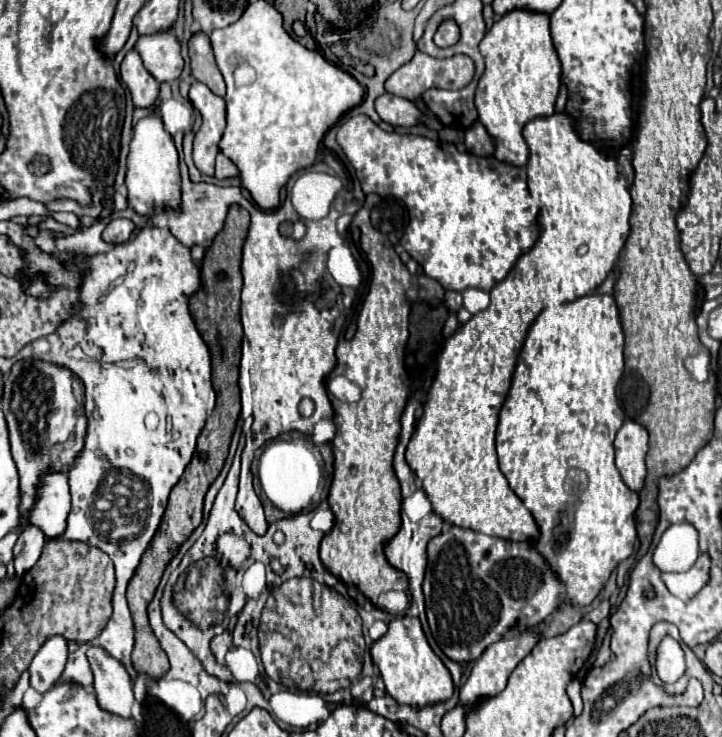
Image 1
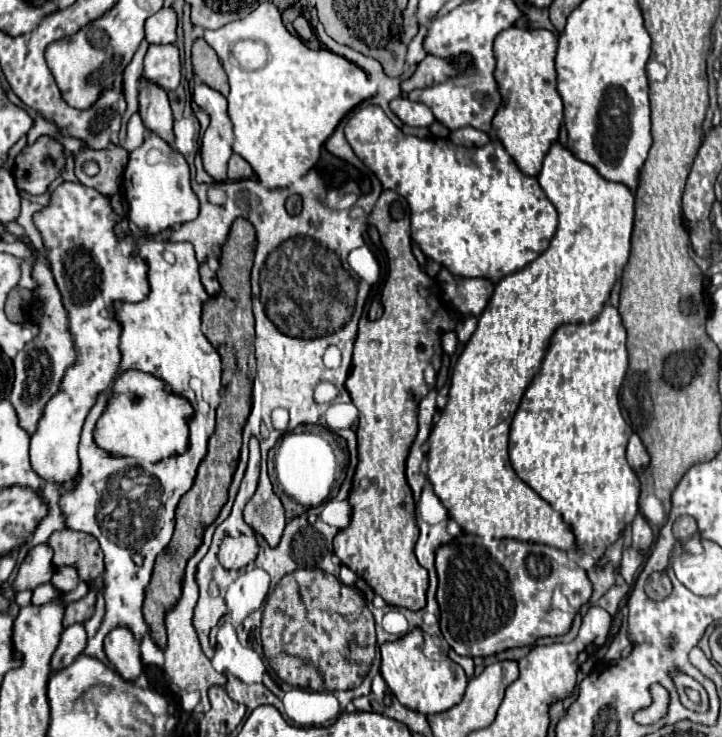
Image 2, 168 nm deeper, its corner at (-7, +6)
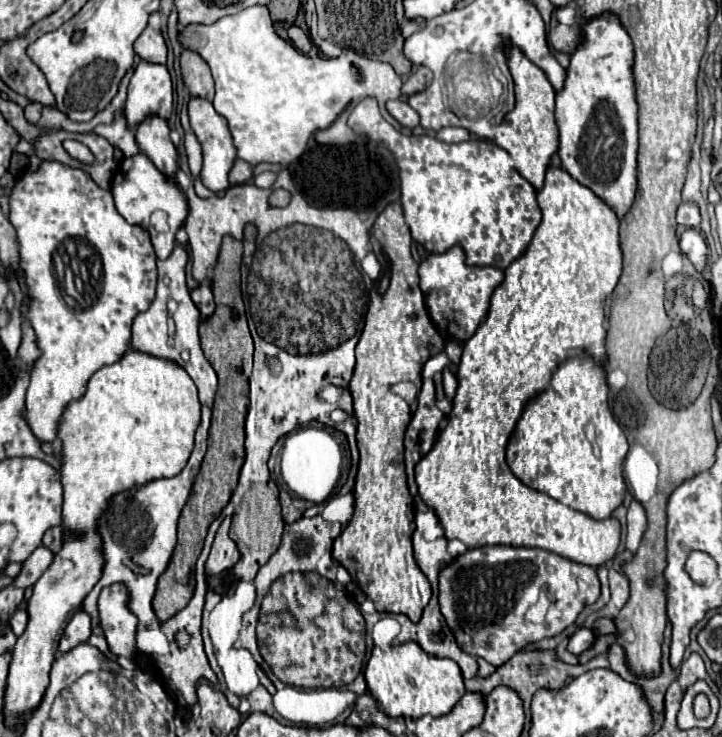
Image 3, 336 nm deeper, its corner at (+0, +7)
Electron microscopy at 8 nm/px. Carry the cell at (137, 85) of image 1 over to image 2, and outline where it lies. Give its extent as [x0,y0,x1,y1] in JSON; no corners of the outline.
[138,84,174,146]

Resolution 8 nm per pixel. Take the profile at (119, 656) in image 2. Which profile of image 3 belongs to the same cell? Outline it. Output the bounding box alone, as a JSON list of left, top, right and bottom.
[97,583,137,657]

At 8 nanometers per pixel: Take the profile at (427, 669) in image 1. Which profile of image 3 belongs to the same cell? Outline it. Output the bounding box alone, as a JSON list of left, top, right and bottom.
[365,641,465,719]

